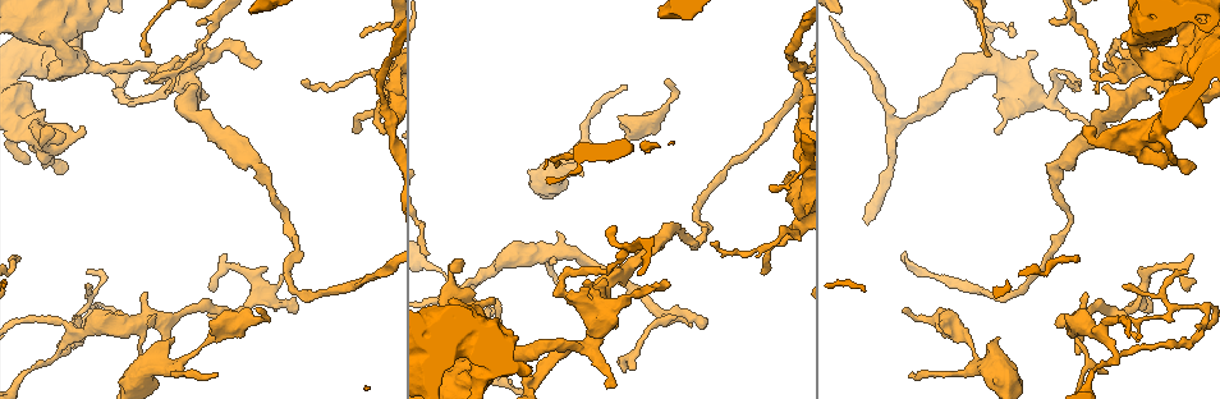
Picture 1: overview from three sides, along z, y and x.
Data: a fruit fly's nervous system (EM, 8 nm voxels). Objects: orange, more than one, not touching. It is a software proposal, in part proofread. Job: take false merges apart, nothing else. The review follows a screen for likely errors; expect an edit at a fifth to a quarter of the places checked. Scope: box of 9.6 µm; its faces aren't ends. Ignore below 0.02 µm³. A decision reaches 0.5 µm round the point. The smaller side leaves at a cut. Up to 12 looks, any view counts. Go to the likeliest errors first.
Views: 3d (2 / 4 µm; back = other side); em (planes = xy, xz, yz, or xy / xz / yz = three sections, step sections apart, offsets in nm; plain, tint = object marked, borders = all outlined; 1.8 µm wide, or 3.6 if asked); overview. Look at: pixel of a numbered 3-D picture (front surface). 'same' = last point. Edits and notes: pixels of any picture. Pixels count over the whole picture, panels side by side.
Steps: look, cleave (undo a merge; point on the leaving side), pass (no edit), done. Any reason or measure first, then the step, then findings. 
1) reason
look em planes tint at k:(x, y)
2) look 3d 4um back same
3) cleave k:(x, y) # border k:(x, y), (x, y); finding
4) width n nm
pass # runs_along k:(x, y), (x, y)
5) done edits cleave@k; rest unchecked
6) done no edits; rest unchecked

four arms meet
look 3d 4um at 1:(1170, 83)

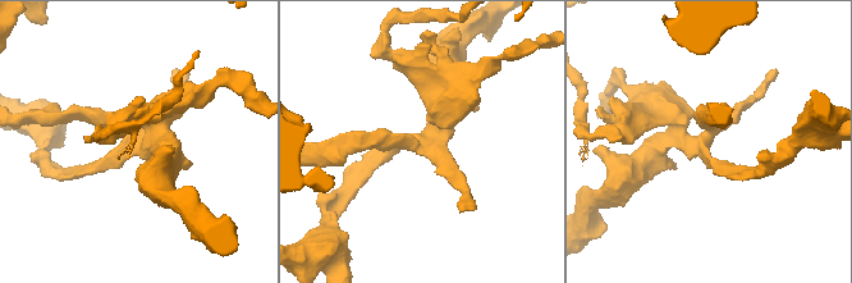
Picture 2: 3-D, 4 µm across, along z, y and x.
need the tissue
look em planes tint at 2:(707, 139)

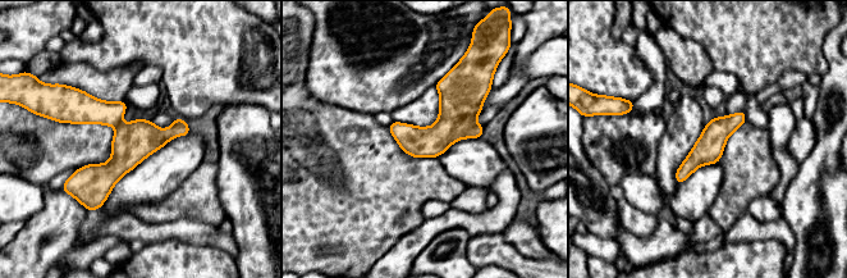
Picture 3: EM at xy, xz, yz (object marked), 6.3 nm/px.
cleave 3:(132, 142) # border 3:(119, 122), (115, 127); two neurons meet here

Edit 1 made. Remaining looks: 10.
thick turns thin
look 3d 4um at 1:(1179, 64)

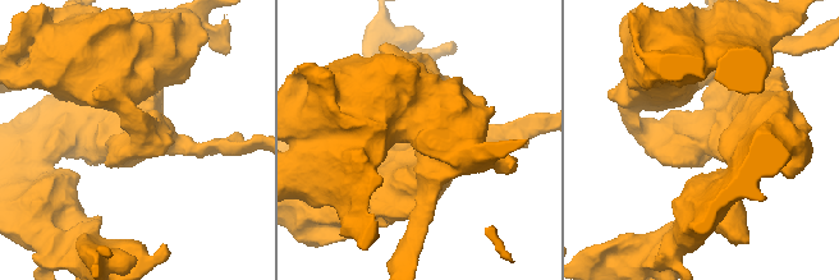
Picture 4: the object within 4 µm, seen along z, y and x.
now the EM
look em 3.6um xy step 4 tint at 4:(705, 137)

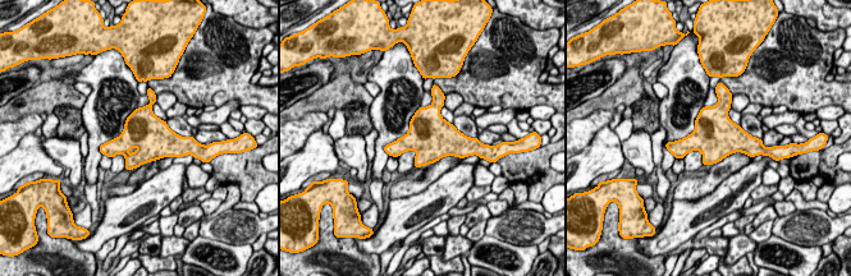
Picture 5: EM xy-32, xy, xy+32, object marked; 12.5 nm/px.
another direction
look em 3.6um xz step 8 tint same

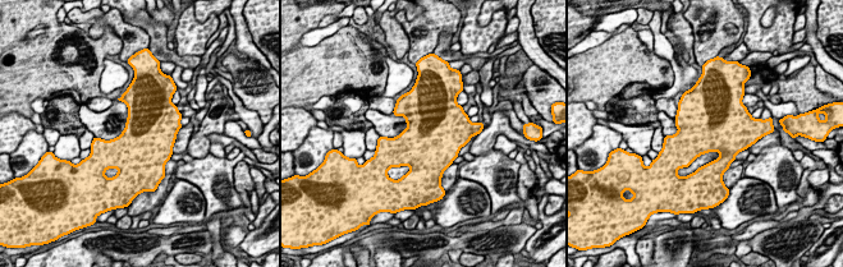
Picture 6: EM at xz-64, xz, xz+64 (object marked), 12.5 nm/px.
pass # all the same neuron

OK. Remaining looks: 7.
thick turns thin
look em 3.6um planes plain at 1:(1152, 145)

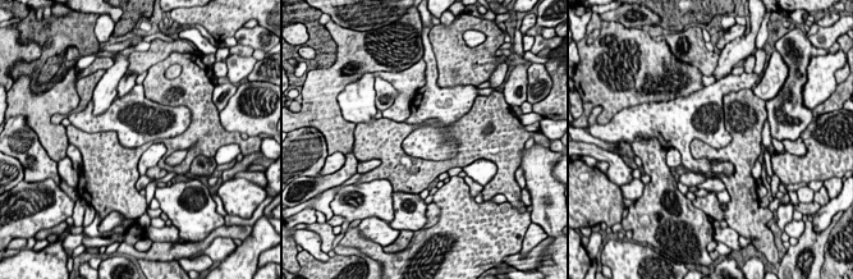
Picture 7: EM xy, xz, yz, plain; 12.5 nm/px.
with the object marked
look em 3.6um planes tint same

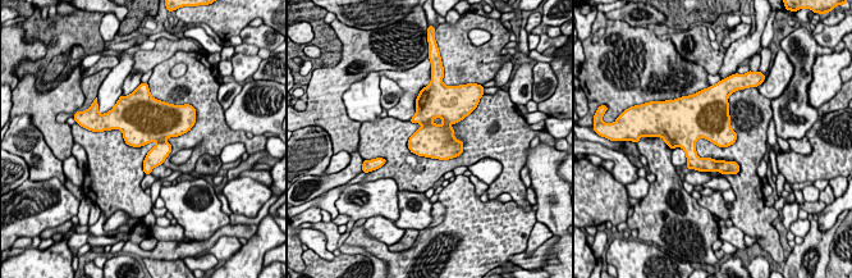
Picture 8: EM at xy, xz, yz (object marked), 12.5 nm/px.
width 400 nm
pass # one neuron here

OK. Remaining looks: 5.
look 3d 4um at 1:(566, 250)

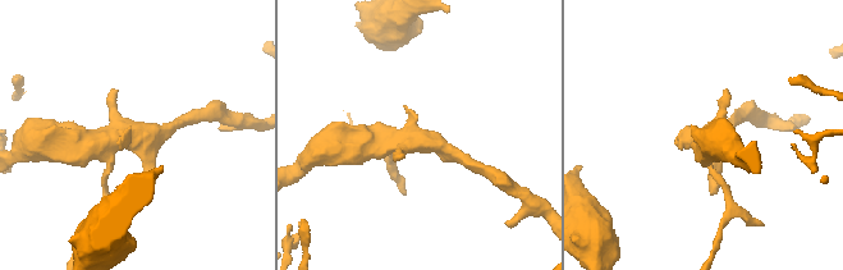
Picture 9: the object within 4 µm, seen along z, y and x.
look em 3.6um yz step 4 tint at 9:(425, 140)

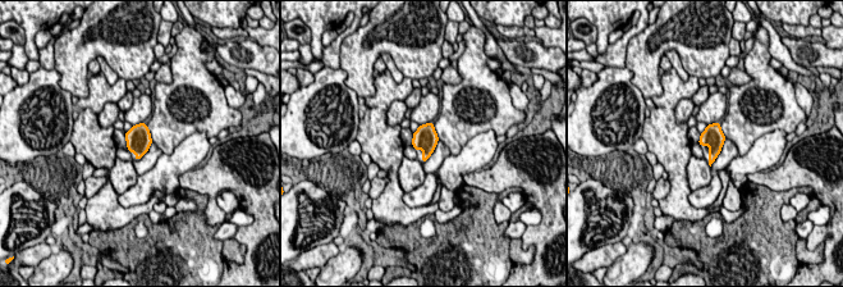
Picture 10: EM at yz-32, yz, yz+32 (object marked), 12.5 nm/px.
pass # continuous, no second neuron

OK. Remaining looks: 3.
calibre changes
look 3d 2um at 1:(658, 118)

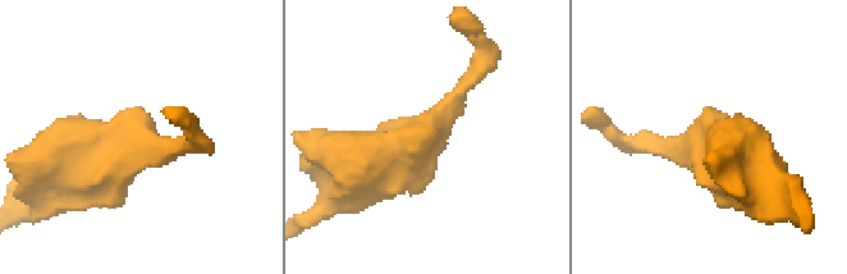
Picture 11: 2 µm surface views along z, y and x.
now the EM
look em planes plain at 11:(424, 135)

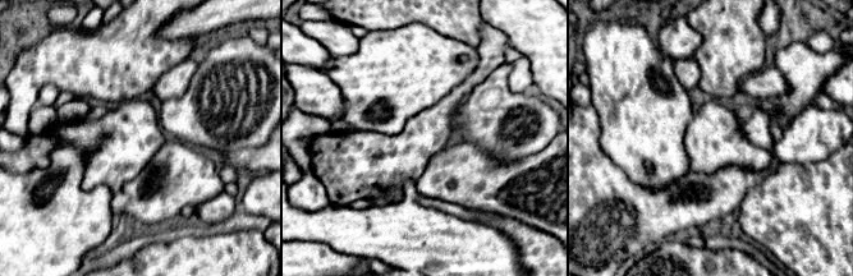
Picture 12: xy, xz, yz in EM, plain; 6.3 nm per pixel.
look em planes tint same

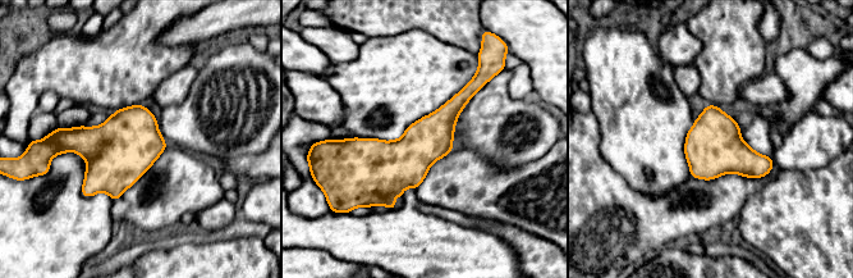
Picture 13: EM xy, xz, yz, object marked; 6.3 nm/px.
pass # continuous, no second neuron

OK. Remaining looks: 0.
done edits cleave@3; rest unchecked

